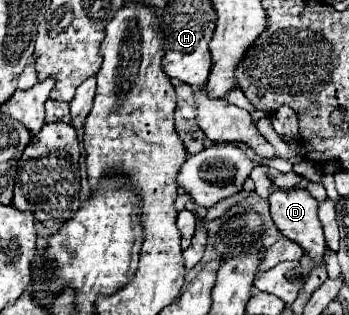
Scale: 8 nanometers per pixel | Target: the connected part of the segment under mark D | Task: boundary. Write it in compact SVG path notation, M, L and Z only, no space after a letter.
M293 187L289 191L275 189L269 195L269 203L271 203L271 217L273 217L275 225L277 225L277 229L287 239L299 243L305 249L305 253L311 259L315 259L315 263L321 263L323 253L325 253L325 237L323 237L321 221L317 219L317 207L319 207L319 203L307 193L307 189L299 189L299 187Z

